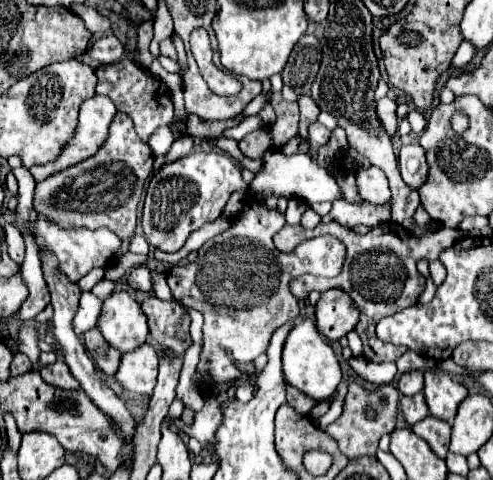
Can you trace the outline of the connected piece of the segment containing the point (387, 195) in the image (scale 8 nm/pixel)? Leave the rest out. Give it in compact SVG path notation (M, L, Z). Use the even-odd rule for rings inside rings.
M371 166L365 170L355 172L355 182L357 182L357 192L359 196L369 202L369 204L383 204L391 200L391 190L387 184L385 172L381 168Z

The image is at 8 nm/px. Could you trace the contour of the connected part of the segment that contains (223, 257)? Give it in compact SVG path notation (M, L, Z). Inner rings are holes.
M245 196L245 204L231 220L231 226L205 242L197 250L195 264L175 266L167 274L173 296L187 308L195 308L203 314L203 350L199 370L203 378L199 386L207 392L207 386L223 384L227 378L240 376L242 369L237 362L249 364L265 352L275 328L295 320L299 306L289 290L289 282L301 274L337 276L345 260L345 244L331 235L322 235L300 243L291 254L277 252L273 236L285 224L285 216L277 208Z

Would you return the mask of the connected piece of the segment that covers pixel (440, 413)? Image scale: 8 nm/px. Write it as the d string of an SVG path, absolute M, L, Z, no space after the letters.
M427 370L425 372L425 400L429 404L429 412L435 418L451 422L459 404L467 398L467 388L453 380L449 374L441 370Z

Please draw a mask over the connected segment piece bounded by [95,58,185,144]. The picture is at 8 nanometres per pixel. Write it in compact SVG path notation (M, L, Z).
M123 58L115 64L101 64L101 66L97 66L95 74L99 80L97 94L109 96L119 112L125 112L133 118L135 130L145 144L149 142L151 134L161 126L169 126L177 132L185 130L185 122L175 116L175 106L173 106L167 86L161 80L157 80L149 70L143 70L141 66L137 66L133 60Z

